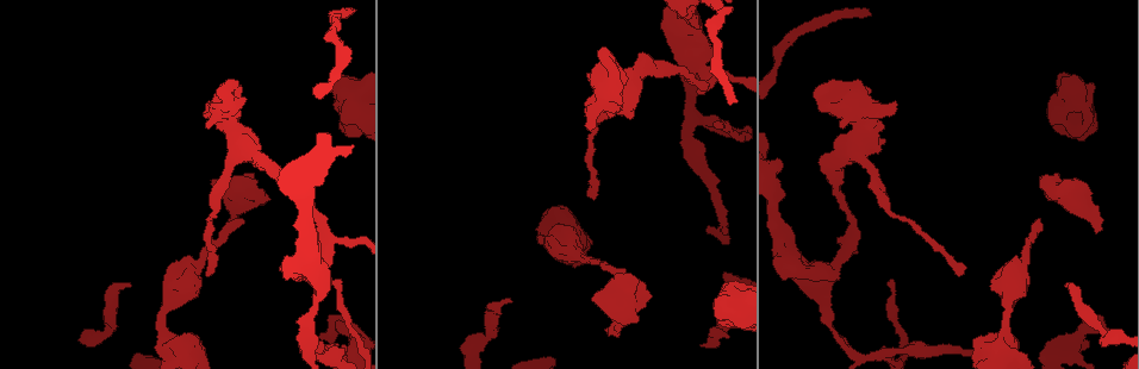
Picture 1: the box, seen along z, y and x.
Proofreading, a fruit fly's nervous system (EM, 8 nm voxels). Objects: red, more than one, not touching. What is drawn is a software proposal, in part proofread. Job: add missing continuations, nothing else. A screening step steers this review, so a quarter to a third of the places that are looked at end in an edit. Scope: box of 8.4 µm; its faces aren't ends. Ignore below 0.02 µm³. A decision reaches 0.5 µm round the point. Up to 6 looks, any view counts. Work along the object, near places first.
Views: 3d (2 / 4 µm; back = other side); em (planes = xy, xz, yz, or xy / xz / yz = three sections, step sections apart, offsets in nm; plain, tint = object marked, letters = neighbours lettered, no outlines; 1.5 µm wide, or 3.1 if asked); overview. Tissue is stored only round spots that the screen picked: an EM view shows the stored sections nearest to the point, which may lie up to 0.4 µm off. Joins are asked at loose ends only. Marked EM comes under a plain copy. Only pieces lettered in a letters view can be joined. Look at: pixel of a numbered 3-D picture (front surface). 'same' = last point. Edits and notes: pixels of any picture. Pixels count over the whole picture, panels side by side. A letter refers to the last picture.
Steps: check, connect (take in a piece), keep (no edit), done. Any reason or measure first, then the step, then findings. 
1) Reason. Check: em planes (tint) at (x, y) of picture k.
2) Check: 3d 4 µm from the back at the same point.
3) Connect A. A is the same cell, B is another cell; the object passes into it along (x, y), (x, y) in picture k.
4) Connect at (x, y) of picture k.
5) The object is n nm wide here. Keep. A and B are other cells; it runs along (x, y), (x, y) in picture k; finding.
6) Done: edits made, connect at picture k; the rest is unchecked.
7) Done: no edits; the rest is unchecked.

Thick end. Check: em 3.1 µm planes (tint) at (340, 118) of picture 1.

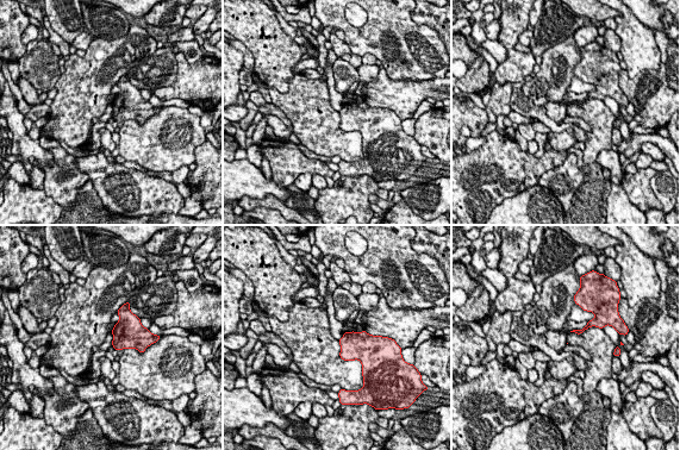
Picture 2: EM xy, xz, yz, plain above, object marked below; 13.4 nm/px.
See the neighbours. Check: em 3.1 µm planes (letters) at the same point.

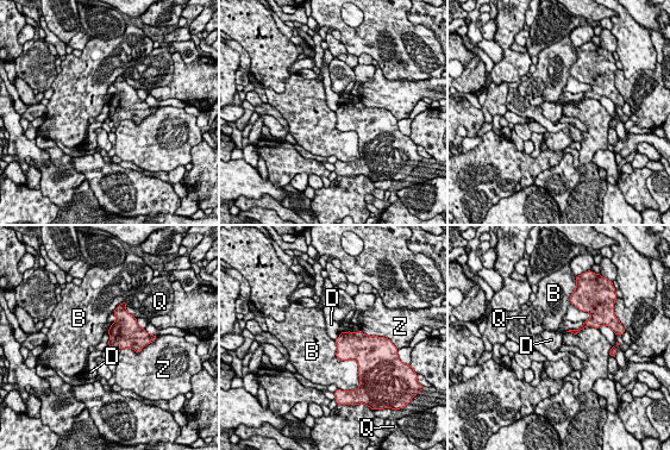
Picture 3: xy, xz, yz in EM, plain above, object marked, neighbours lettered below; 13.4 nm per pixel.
Keep. B, D, Q and Z are other cells; a border runs along (107, 331), (108, 345) in picture 3; none of them fits.

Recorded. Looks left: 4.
Free end. Check: 3d 4 µm at (1097, 230) of picture 1.

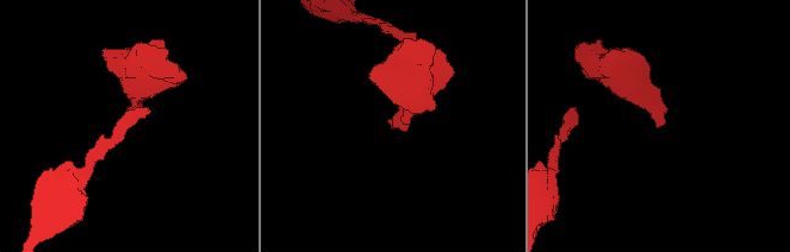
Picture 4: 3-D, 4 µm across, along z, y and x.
Check: em planes (letters) at (392, 126) of picture 4.

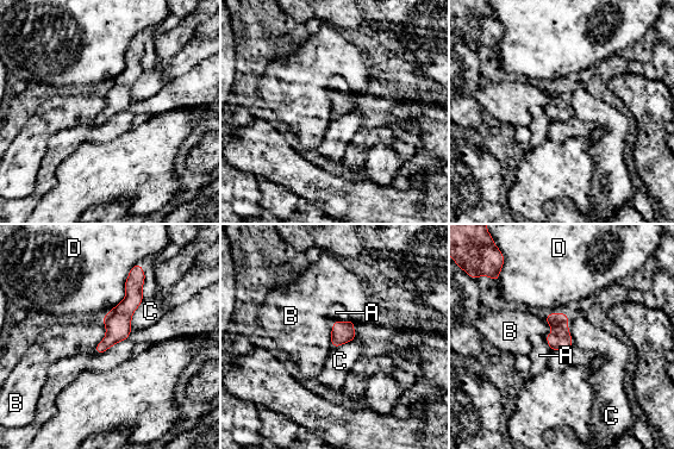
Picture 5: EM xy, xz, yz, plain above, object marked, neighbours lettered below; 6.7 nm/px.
Connect A. A is the same cell, B, C and D are other cells; the object passes into it along (342, 332), (342, 322), (336, 312) in picture 5; the cell continues.

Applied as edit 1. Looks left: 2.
Free end. Check: em planes (letters) at (129, 285) of picture 1.

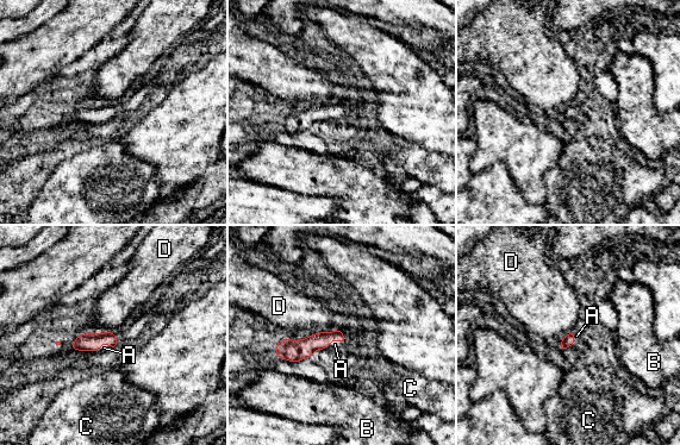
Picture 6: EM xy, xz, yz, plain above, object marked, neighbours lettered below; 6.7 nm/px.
Connect A. A is the same cell, B, C and D are other cells; the object passes into it along (92, 342), (104, 342), (104, 348) in picture 6; it goes on there.

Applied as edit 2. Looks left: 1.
Done: edits made, connect at picture 5, connect at picture 6; the rest is unchecked.

